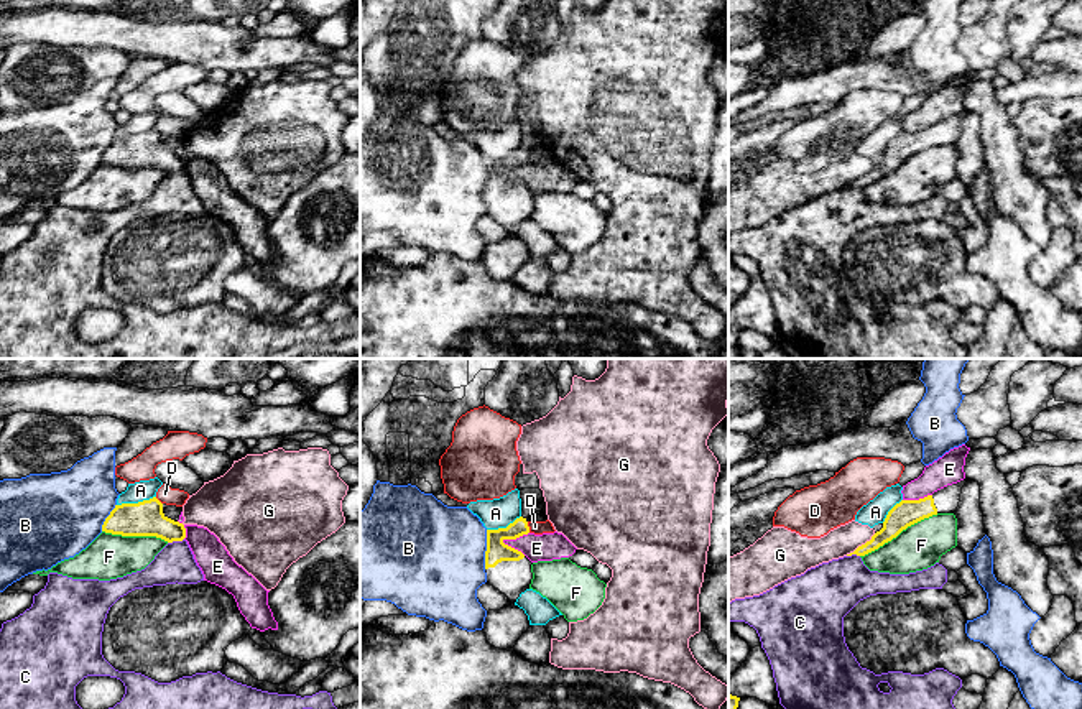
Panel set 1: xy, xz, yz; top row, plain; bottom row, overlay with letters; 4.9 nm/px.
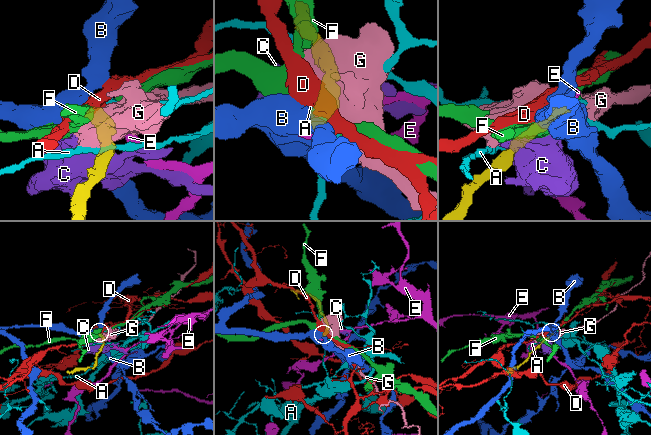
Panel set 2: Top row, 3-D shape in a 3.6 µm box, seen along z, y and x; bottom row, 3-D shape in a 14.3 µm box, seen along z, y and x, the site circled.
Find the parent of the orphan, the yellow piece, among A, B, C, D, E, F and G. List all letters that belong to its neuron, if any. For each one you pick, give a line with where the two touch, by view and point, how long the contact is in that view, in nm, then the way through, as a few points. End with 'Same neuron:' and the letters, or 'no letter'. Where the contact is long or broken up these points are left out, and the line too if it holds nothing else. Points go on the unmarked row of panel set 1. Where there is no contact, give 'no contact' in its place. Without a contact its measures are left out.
Same neuron: no letter

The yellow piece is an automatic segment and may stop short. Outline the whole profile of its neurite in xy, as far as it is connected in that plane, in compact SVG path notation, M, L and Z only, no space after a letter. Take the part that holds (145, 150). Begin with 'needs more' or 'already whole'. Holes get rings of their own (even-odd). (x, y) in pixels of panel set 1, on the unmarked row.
already whole | M156 128L138 135L115 137L105 150L102 163L122 168L156 168L168 174L186 169L184 156L168 150Z

